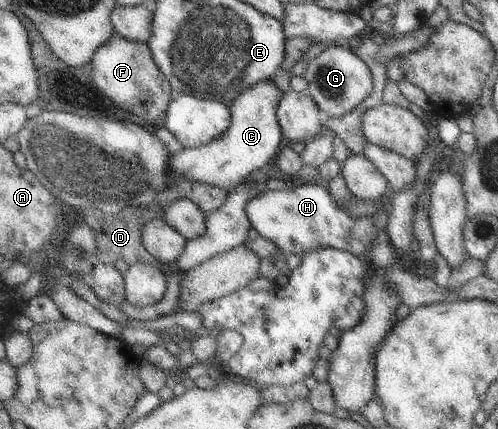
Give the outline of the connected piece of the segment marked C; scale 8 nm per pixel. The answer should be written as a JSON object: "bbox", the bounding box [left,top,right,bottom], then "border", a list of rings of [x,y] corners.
{"bbox":[166,80,285,192],"border":[[[272,80],[248,88],[232,102],[229,108],[231,126],[224,134],[204,146],[182,148],[180,152],[170,154],[166,180],[174,184],[186,178],[188,182],[218,186],[230,192],[254,170],[268,169],[273,164],[272,157],[278,154],[285,142],[276,116],[276,106],[282,96],[280,88]]]}

